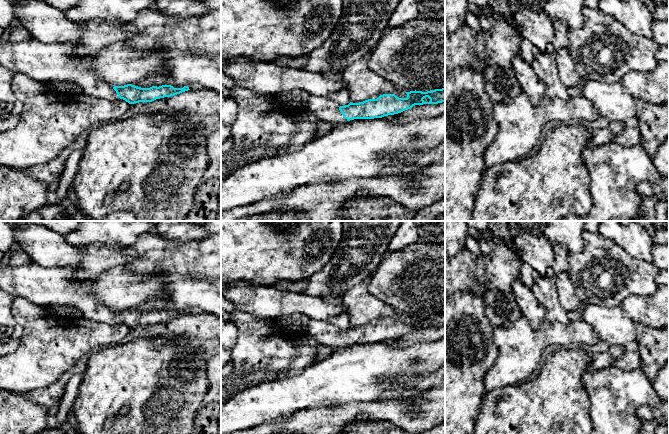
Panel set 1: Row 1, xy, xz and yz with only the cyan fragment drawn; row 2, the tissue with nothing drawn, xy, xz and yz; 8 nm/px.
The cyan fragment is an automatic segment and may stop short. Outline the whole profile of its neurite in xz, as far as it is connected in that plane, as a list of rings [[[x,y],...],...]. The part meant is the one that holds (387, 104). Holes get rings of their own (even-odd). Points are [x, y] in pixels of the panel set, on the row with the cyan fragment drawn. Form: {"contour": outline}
{"contour": [[[445,87],[427,92],[405,92],[406,98],[399,98],[395,94],[383,94],[377,99],[368,99],[359,103],[350,102],[340,106],[329,98],[310,96],[306,108],[320,120],[340,124],[354,119],[374,119],[401,113],[415,105],[438,104],[445,102]]]}

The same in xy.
{"contour": [[[29,38],[19,43],[3,42],[0,40],[0,64],[14,74],[23,74],[36,81],[51,84],[54,81],[73,83],[77,85],[81,93],[93,98],[114,101],[123,99],[129,104],[139,102],[152,102],[156,99],[171,97],[190,90],[188,86],[174,88],[171,85],[152,86],[141,88],[132,84],[124,86],[110,86],[101,80],[91,69],[85,68],[78,60],[83,54],[72,44],[44,43],[35,38]]]}

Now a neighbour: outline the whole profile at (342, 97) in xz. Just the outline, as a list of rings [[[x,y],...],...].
[[[331,69],[324,72],[321,72],[326,78],[332,79],[344,84],[344,87],[335,93],[330,94],[327,98],[333,100],[340,106],[348,105],[350,101],[350,88],[347,82],[343,79],[343,72],[344,69]]]

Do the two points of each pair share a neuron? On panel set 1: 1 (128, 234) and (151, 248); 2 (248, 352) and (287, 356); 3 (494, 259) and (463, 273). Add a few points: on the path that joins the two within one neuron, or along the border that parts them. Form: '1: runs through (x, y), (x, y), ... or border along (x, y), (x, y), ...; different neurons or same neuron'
1: border along (150, 231), (143, 232), (127, 248); different neurons
2: runs through (258, 352), (277, 352); same neuron
3: runs through (486, 267), (480, 273), (471, 273); same neuron

